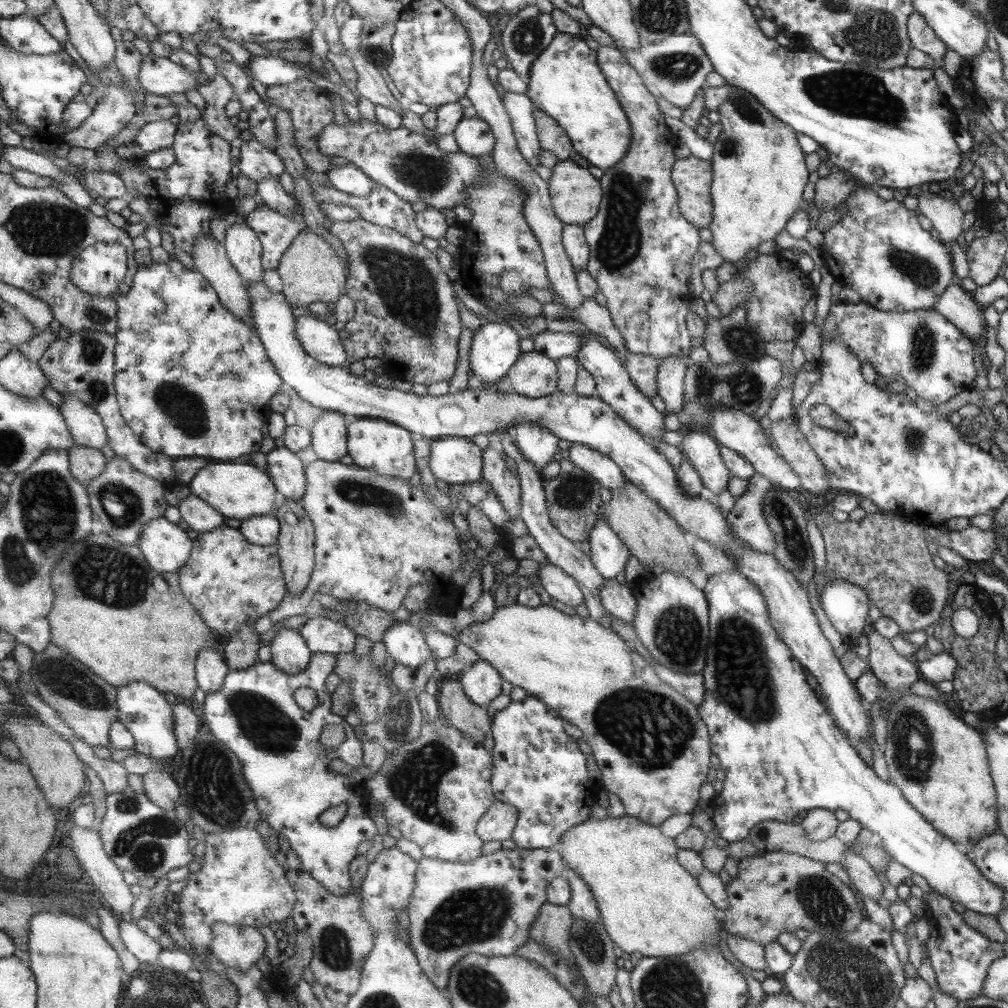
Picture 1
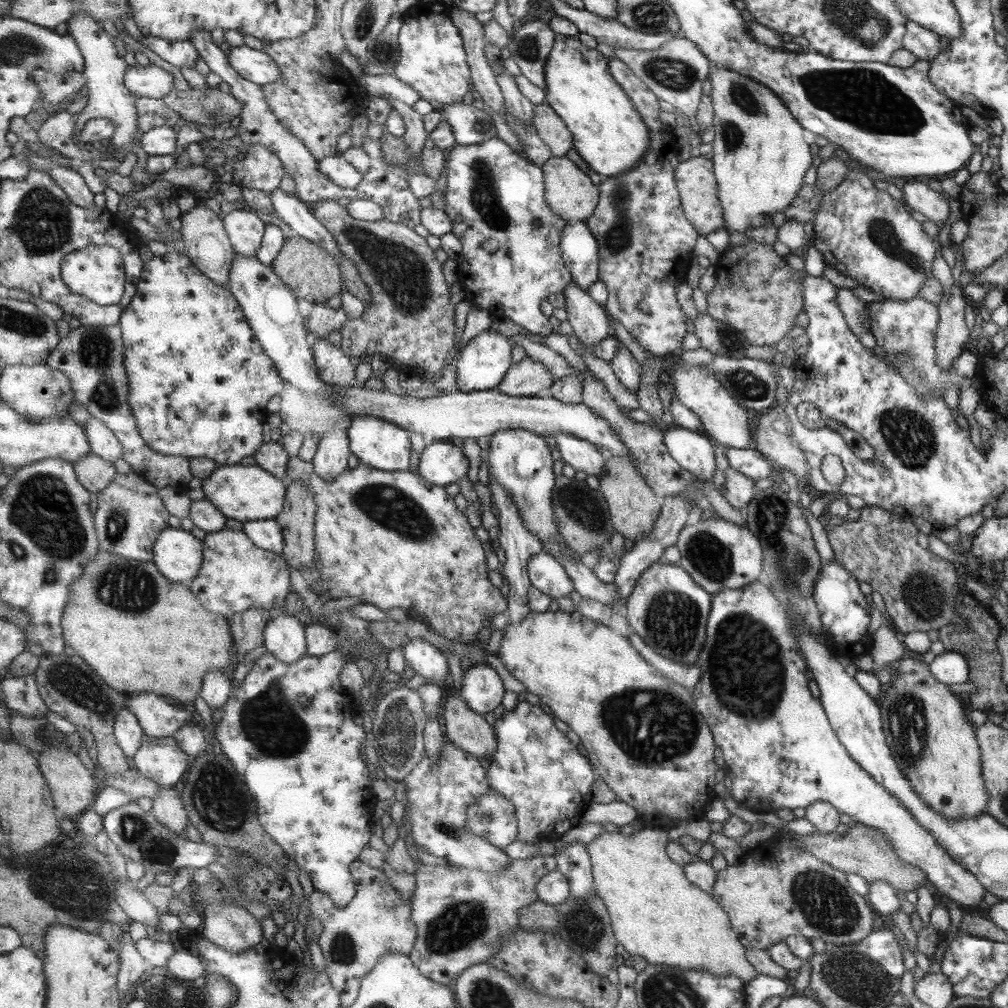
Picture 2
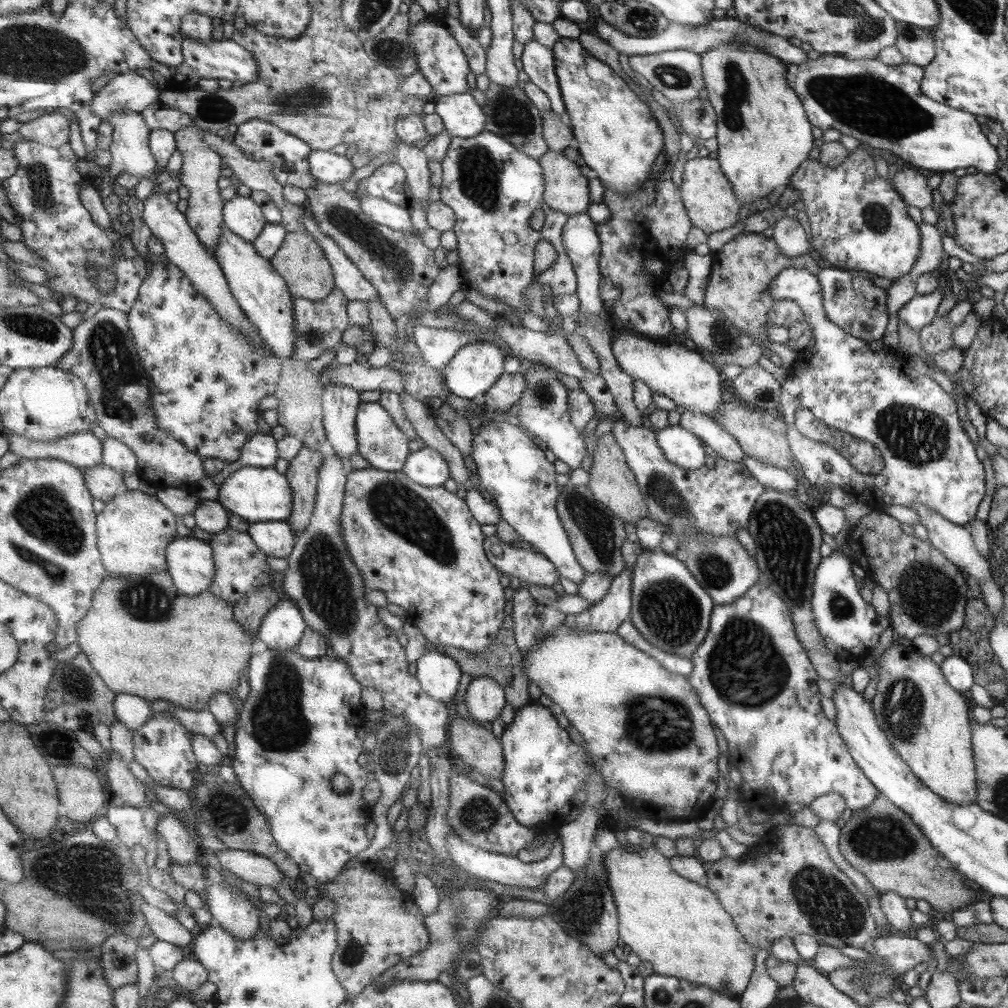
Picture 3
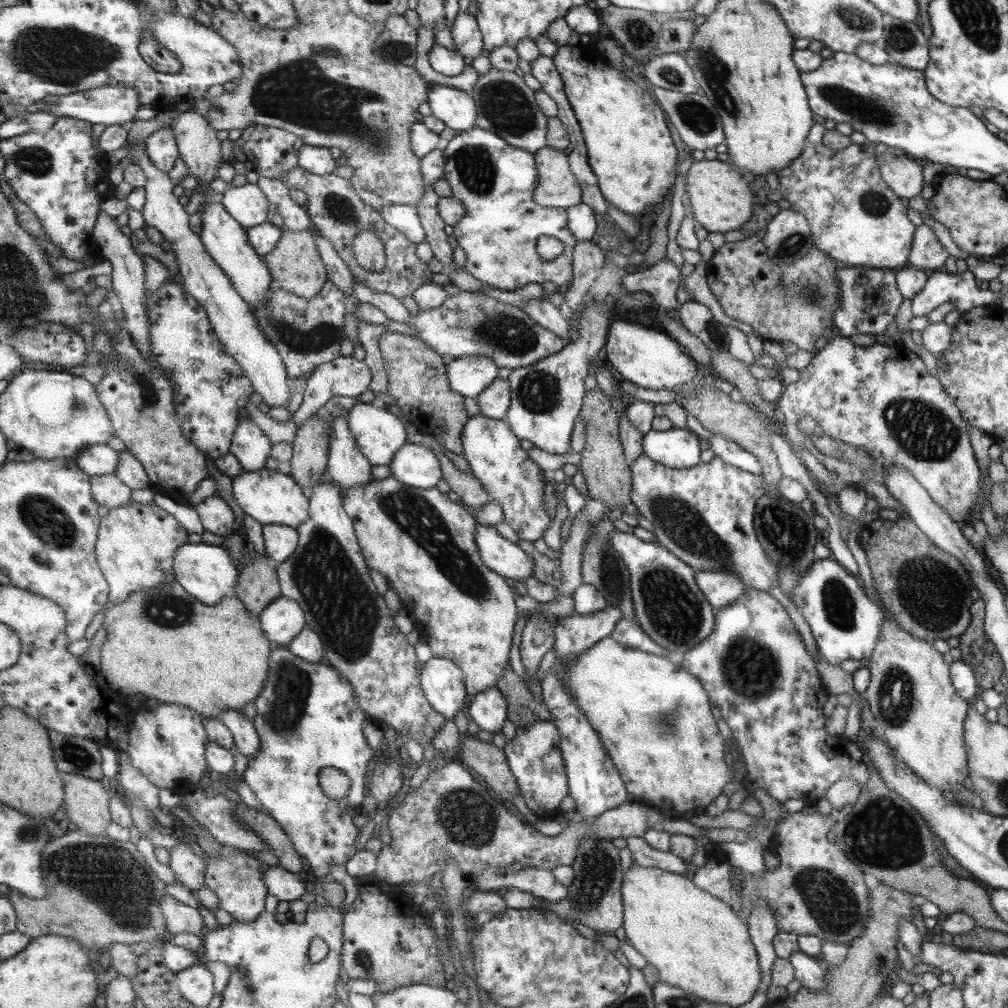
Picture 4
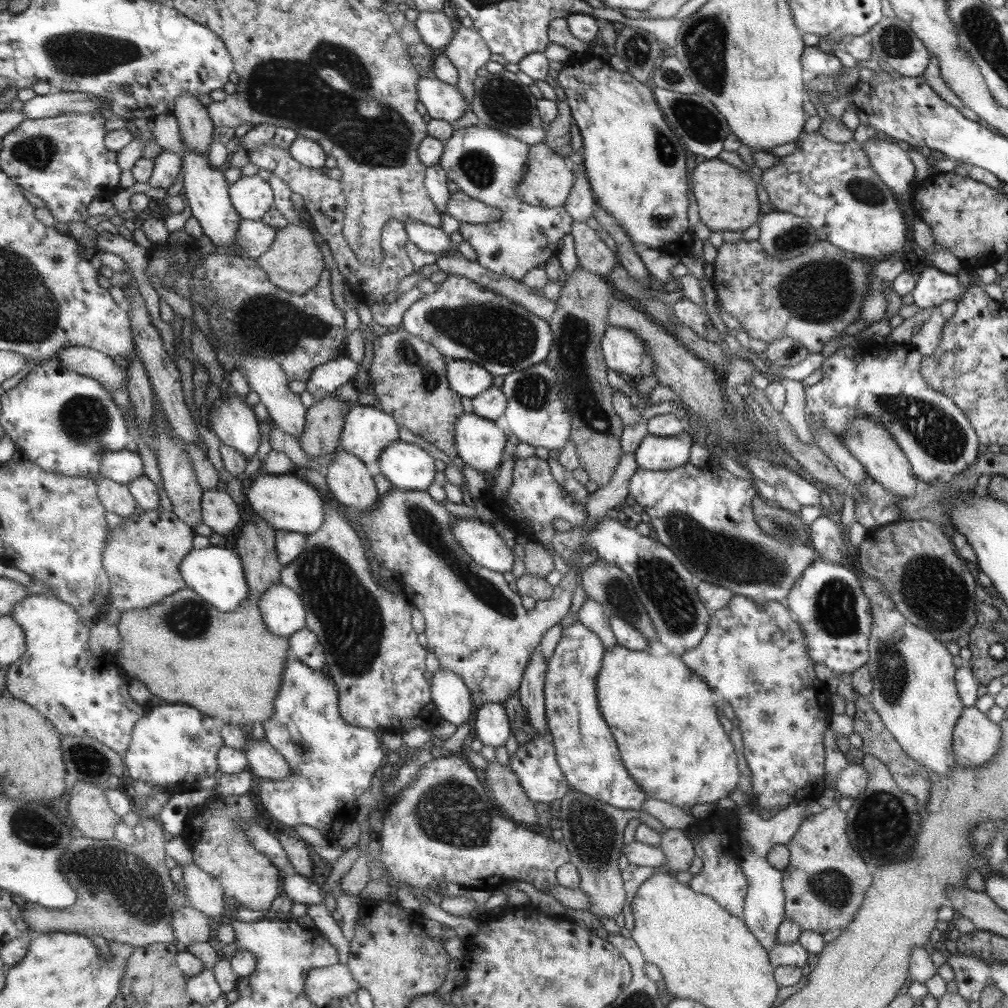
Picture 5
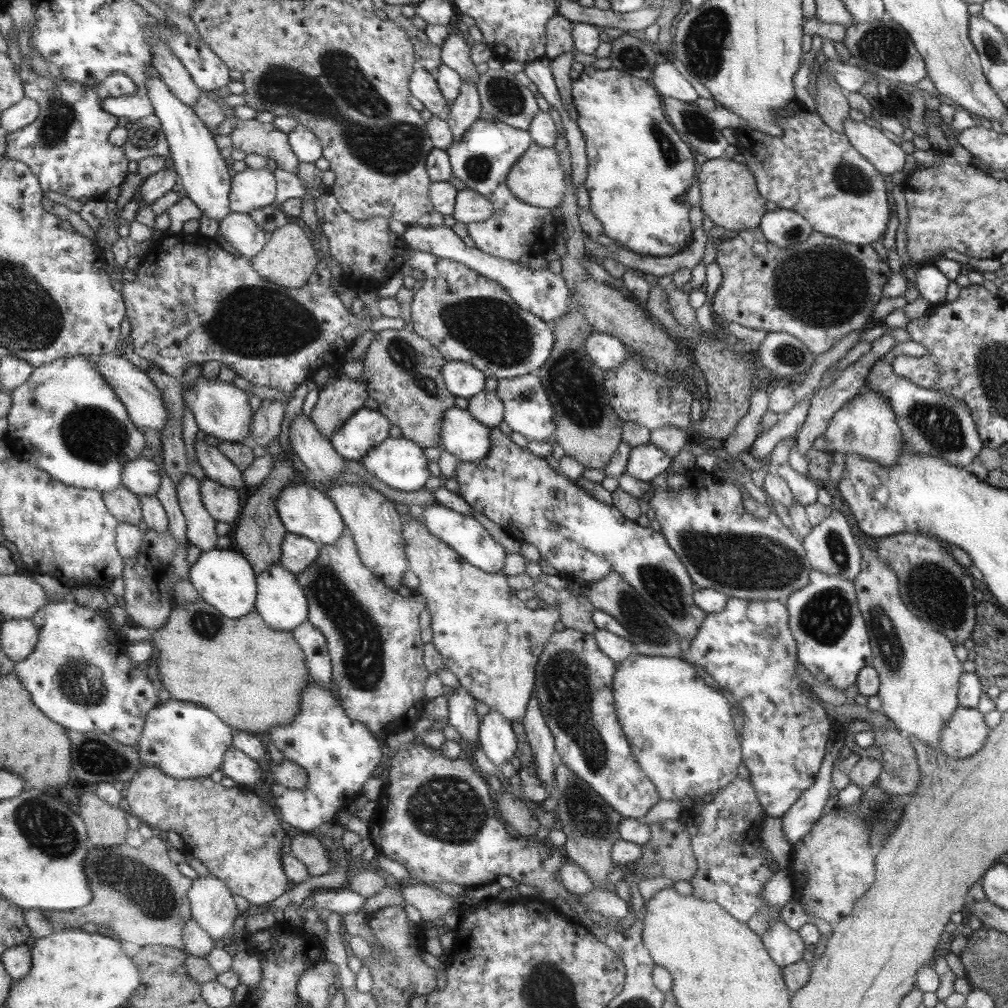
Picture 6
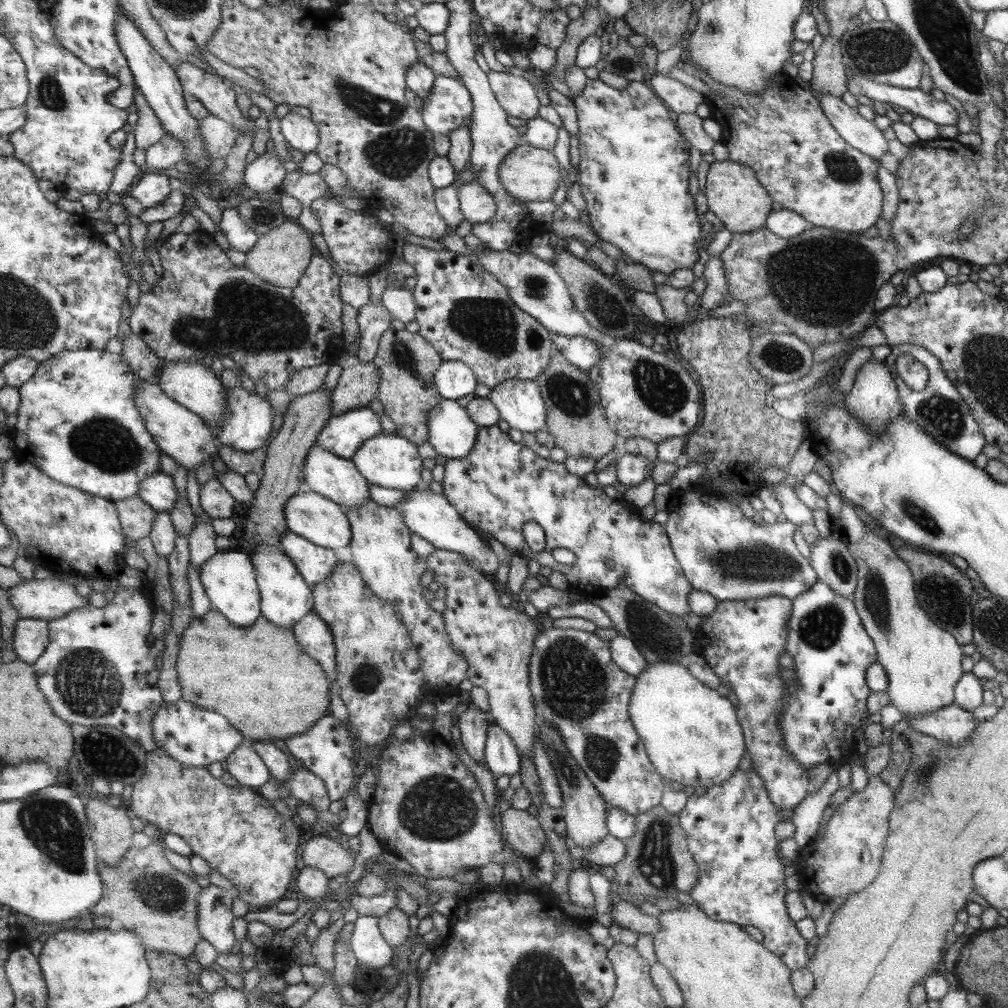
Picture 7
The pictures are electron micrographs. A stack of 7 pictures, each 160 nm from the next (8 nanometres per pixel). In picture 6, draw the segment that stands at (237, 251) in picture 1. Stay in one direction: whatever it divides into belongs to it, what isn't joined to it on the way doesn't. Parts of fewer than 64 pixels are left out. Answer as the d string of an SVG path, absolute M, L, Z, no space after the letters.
M246 168L236 173L233 181L233 194L230 196L232 212L253 213L259 208L276 204L278 183L275 171Z

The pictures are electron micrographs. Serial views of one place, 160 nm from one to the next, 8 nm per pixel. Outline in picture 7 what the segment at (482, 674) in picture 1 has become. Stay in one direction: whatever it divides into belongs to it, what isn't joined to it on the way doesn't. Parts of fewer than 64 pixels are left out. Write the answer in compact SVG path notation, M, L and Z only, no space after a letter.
M492 721L488 726L487 742L484 744L484 763L494 776L510 777L520 769L520 756L505 730L495 726Z

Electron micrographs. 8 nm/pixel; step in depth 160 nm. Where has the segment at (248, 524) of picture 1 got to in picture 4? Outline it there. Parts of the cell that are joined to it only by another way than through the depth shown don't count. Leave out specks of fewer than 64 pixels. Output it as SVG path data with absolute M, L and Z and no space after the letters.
M285 525L262 527L265 551L273 559L285 562L296 550L299 536L296 528Z

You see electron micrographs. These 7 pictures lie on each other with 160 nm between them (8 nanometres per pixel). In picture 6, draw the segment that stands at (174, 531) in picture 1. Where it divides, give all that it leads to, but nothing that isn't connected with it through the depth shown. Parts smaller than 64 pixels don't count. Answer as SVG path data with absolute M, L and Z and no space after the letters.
M231 548L201 553L190 567L190 578L201 598L220 610L225 616L240 619L256 608L258 576L248 557Z

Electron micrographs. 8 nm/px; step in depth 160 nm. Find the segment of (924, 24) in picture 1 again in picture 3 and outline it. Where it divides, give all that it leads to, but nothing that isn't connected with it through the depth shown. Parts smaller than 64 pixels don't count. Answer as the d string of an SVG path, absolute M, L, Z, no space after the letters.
M896 23L899 34L896 36L895 48L904 56L905 63L927 66L935 58L935 41L931 30L925 32L907 23Z

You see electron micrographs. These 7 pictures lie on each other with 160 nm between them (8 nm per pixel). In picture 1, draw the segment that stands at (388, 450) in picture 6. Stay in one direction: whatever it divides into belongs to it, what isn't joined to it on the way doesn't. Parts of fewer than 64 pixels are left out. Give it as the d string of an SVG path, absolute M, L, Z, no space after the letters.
M442 436L431 441L429 453L429 469L435 479L448 485L471 484L483 478L483 453L469 437Z

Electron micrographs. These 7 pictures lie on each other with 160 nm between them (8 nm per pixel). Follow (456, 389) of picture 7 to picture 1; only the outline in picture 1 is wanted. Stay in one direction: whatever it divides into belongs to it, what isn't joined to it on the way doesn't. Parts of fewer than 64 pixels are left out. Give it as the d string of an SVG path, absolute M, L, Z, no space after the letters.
M482 322L472 332L469 349L469 369L481 384L499 384L516 364L519 356L519 336L505 322Z

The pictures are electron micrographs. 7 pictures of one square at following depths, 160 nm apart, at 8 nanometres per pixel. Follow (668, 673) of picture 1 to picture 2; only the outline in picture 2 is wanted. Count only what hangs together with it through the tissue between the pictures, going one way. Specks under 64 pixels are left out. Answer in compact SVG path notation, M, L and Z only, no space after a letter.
M633 632L628 636L628 640L632 643L632 647L640 653L640 656L648 661L648 664L653 666L663 677L673 680L674 684L679 684L689 692L695 689L700 674L696 665L681 665L679 662L673 662L661 657Z

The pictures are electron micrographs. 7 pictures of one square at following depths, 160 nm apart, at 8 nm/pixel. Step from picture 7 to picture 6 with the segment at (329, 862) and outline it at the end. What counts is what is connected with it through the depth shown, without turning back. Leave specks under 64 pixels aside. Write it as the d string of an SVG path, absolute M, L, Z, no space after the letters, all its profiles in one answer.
M297 835L292 838L290 846L297 860L305 866L309 877L321 876L321 874L329 871L327 852L323 848L323 845L319 843L317 835Z

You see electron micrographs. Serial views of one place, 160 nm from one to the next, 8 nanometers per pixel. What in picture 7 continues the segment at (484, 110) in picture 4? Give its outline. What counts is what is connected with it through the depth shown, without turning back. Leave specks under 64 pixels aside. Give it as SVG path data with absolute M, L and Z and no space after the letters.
M489 71L487 77L496 101L513 122L523 124L538 116L539 101L525 79L503 71Z

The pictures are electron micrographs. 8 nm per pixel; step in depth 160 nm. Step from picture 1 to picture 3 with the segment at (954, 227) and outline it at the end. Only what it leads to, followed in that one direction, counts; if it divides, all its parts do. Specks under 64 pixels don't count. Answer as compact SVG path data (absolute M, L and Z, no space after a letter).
M896 169L892 176L893 188L904 198L910 206L918 209L931 207L932 195L931 189L926 184L926 178L923 174L917 174L913 170Z

